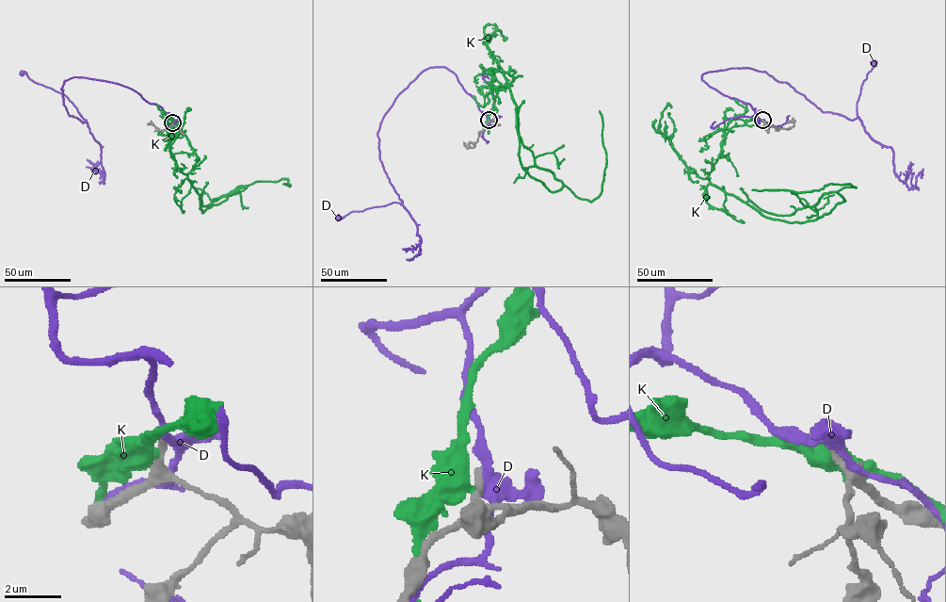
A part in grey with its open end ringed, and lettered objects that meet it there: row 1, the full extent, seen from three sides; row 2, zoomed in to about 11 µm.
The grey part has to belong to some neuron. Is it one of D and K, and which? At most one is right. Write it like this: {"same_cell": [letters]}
{"same_cell": []}

